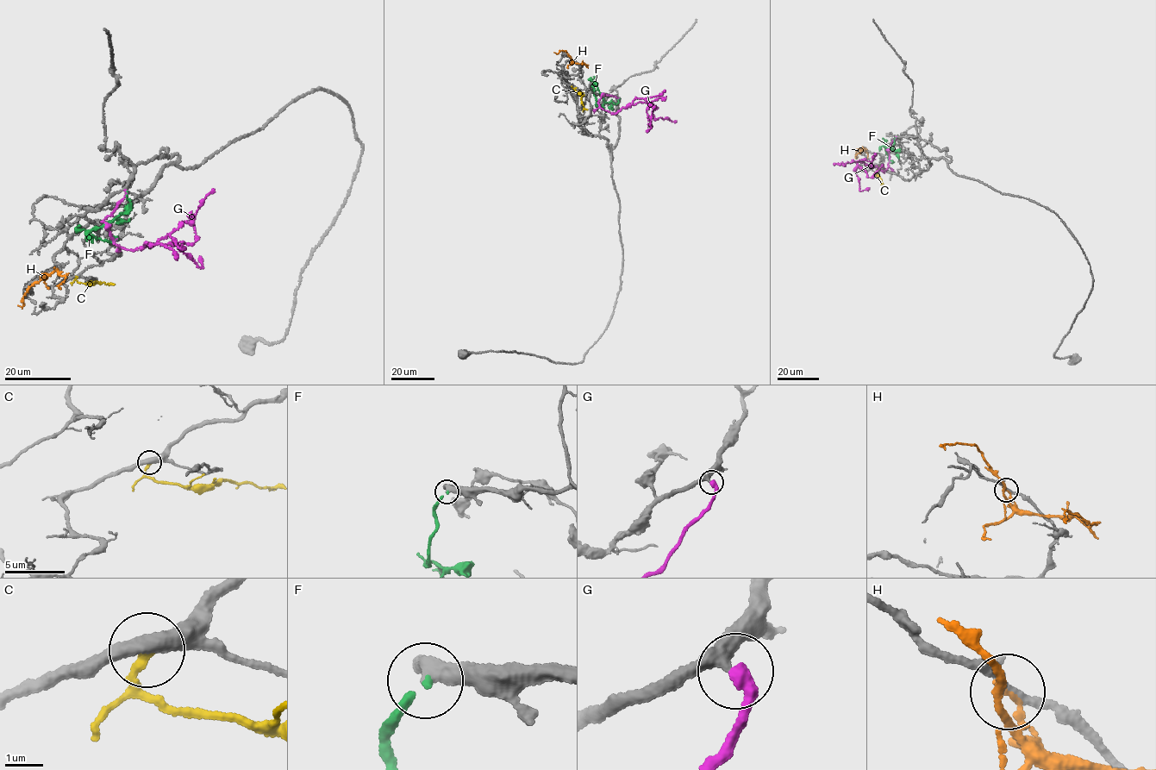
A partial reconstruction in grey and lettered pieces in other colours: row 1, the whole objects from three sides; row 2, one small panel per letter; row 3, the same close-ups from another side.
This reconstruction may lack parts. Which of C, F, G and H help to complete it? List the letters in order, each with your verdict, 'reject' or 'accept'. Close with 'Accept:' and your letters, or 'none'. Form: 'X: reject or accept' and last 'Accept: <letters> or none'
C: reject
F: accept
G: reject
H: reject
Accept: F

